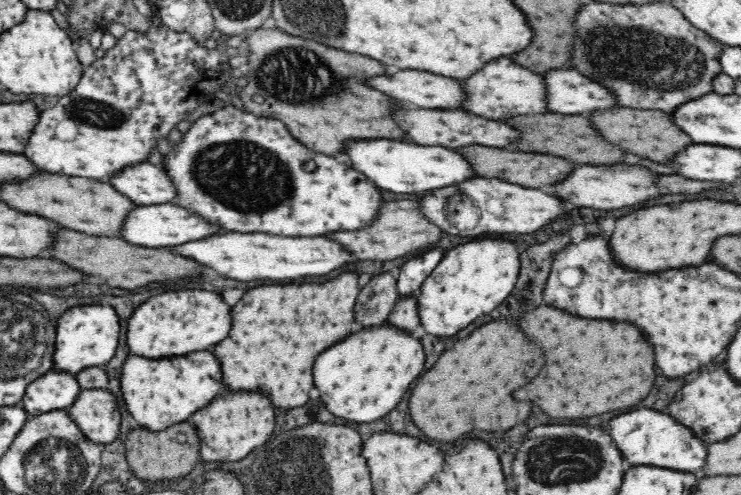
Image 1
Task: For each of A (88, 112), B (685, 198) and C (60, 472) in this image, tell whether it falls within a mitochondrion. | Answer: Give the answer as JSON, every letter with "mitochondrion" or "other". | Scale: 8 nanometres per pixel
{"A":"mitochondrion","B":"other","C":"mitochondrion"}

